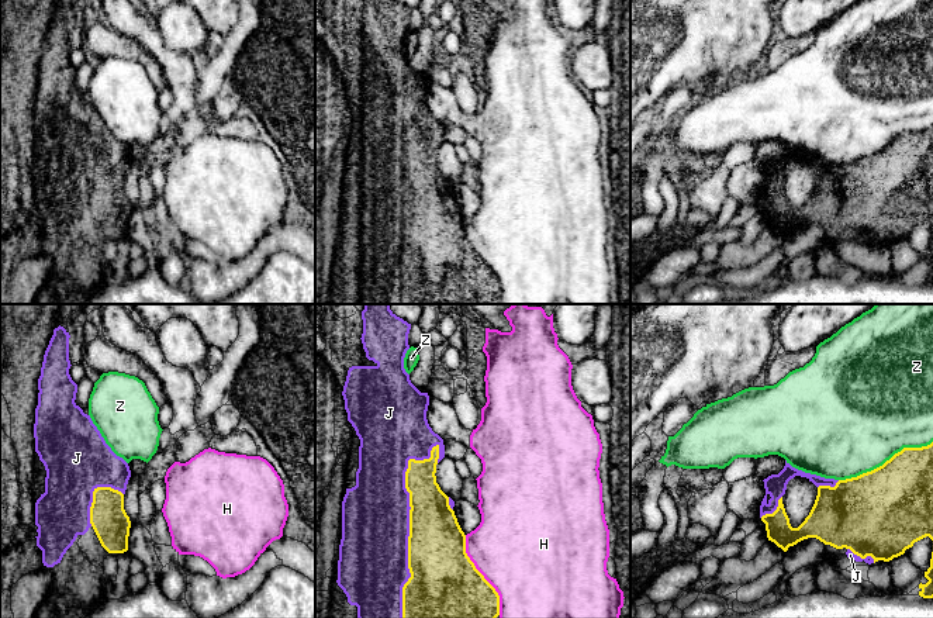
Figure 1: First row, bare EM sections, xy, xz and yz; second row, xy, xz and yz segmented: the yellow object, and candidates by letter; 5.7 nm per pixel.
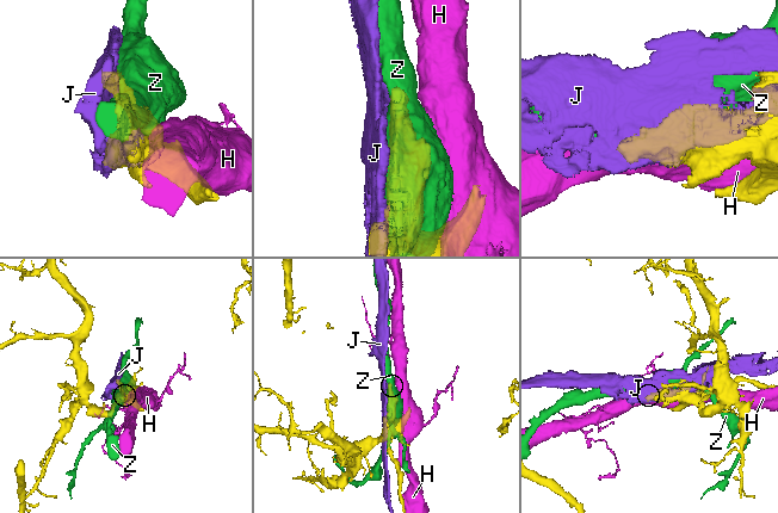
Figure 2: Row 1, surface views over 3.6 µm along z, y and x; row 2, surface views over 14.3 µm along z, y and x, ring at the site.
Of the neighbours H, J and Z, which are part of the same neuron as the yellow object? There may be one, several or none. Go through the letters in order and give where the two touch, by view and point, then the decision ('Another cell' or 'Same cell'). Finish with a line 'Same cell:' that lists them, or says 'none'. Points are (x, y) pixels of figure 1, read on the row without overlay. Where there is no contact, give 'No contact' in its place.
H: Touches yellow at xz (481, 259). Another cell
J: Touches yellow at xz (410, 207). Another cell
Z: Touches yellow at yz (887, 145). Another cell
Same cell: none

